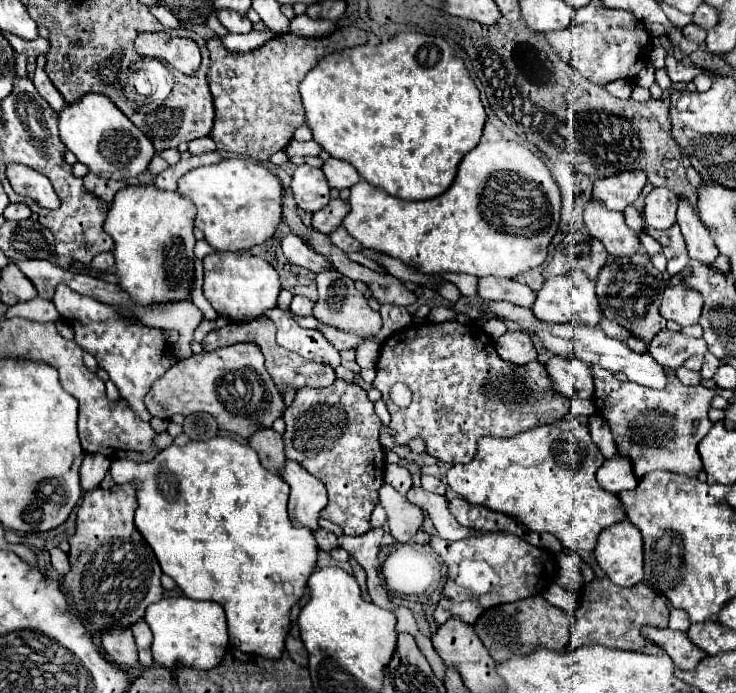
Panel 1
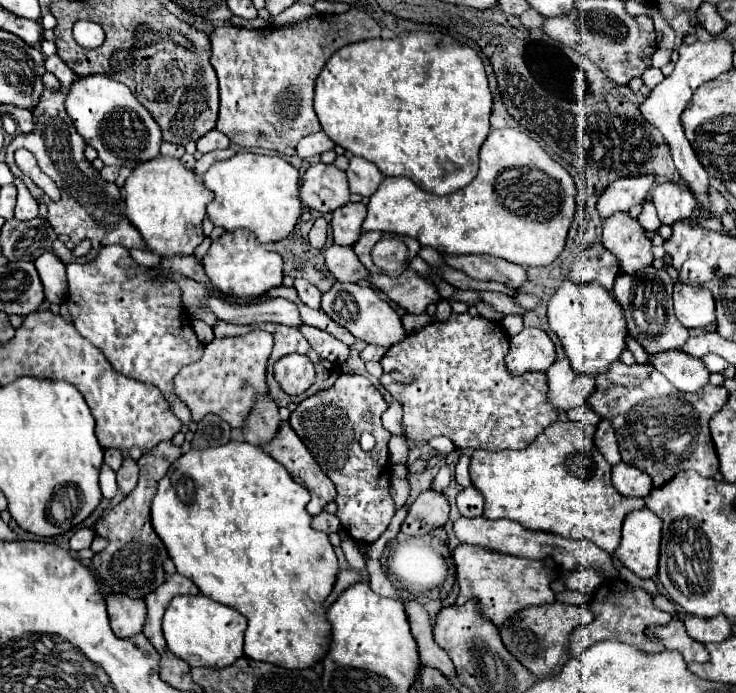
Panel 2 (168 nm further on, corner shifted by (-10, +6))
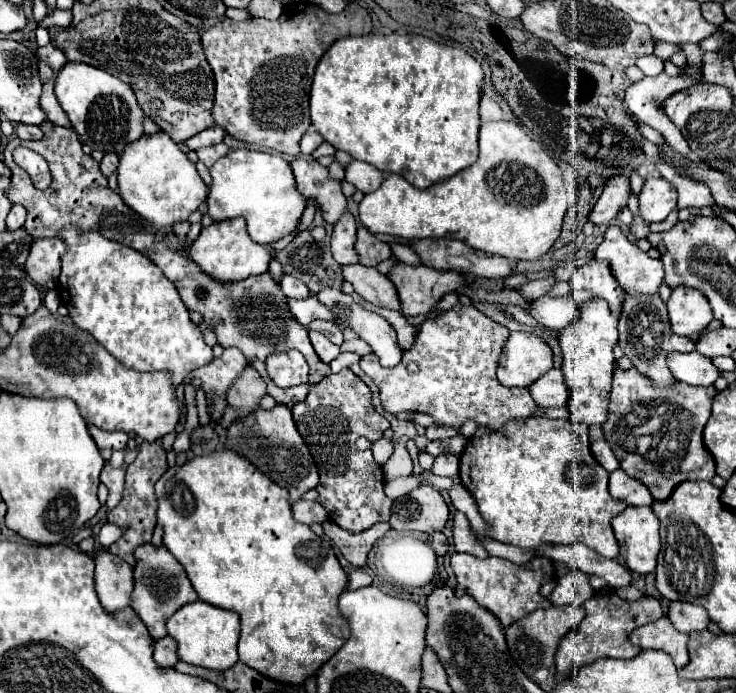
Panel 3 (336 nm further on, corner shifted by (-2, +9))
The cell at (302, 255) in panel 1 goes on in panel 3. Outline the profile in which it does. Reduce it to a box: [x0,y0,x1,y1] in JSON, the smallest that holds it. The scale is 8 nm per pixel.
[341,265,399,311]

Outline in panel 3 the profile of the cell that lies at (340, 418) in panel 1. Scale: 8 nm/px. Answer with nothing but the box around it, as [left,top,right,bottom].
[291,369,391,533]

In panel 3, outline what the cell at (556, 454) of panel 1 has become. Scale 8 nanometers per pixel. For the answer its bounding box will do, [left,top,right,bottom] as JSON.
[459,417,627,559]

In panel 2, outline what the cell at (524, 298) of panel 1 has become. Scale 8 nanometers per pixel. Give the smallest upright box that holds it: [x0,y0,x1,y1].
[443,254,527,288]

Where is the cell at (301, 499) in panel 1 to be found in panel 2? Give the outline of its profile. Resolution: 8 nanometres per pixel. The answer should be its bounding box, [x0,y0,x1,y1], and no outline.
[263,422,337,516]

